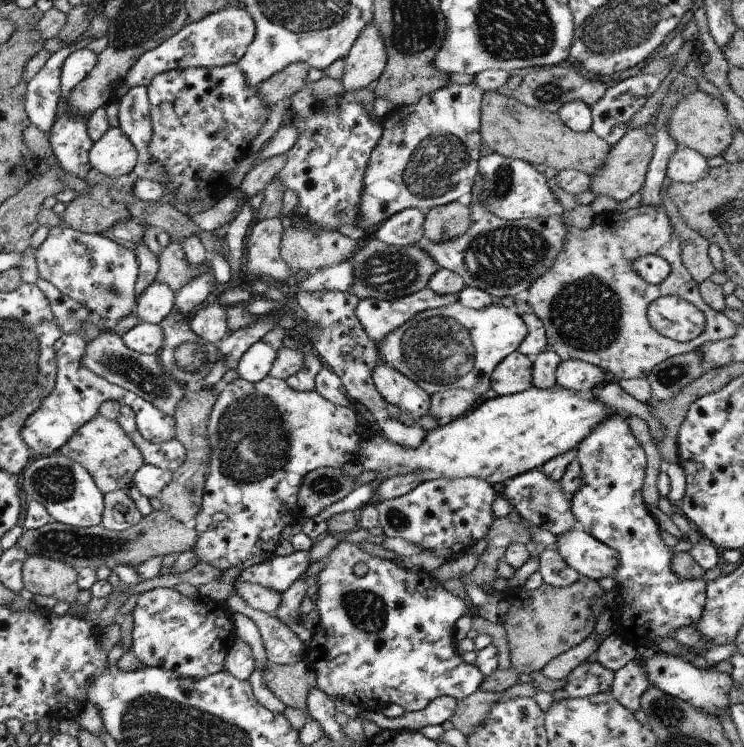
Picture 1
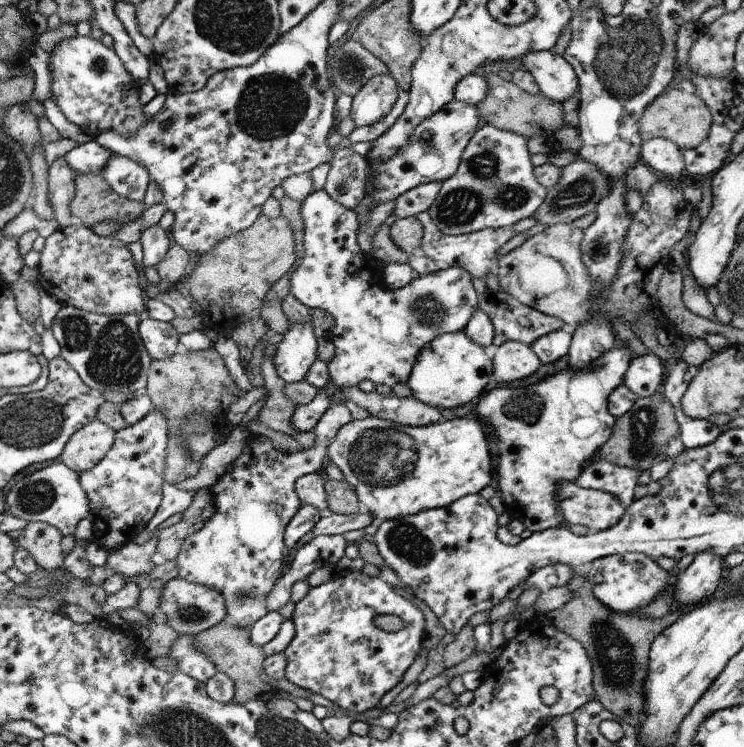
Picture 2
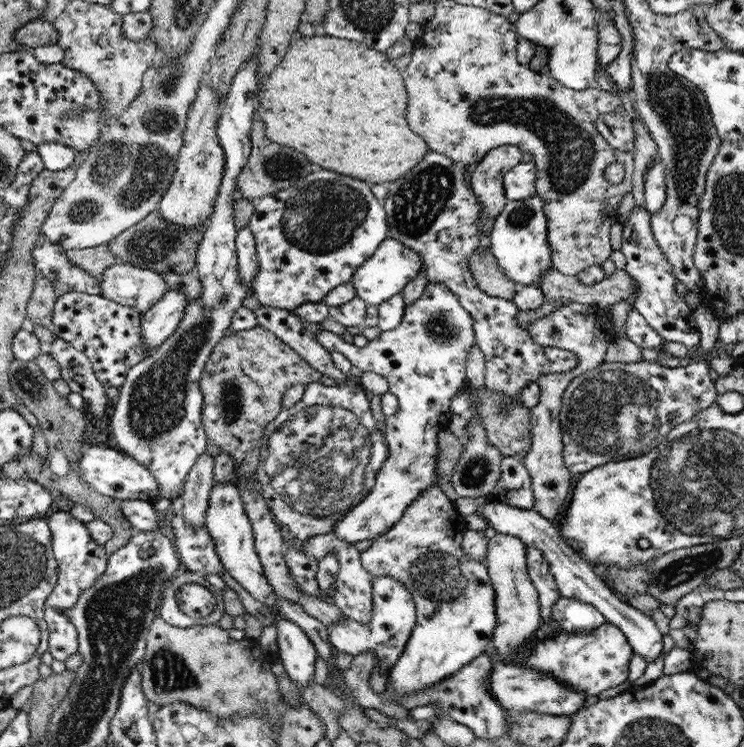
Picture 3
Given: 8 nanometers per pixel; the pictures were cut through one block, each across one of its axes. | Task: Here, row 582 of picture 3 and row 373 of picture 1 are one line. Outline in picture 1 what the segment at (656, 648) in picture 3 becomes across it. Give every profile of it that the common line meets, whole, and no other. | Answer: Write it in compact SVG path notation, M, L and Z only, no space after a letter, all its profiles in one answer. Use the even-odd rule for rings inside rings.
M570 359L560 361L556 369L557 384L563 389L592 393L607 383L605 372L595 364Z

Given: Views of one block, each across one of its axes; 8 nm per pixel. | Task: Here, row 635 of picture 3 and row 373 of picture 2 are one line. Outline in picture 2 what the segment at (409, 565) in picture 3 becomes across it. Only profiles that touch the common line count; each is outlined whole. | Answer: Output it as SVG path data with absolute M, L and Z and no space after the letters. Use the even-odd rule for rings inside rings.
M457 331L438 336L419 353L408 378L413 397L440 410L452 409L474 402L481 396L493 376L491 350L485 350L464 332Z

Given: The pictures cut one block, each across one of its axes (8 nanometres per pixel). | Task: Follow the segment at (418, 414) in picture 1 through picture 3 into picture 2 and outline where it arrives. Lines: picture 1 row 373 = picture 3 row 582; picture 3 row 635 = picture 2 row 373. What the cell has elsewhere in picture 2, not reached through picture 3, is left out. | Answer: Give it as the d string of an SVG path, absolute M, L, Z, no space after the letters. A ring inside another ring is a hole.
M321 189L320 191L314 191L304 201L301 207L301 218L303 221L304 229L304 258L298 260L299 265L294 270L292 276L290 276L290 293L299 301L302 302L309 310L311 309L323 309L330 313L336 321L336 325L332 328L328 339L334 345L334 358L327 363L327 370L329 371L329 378L334 381L336 387L340 390L344 385L359 385L364 380L370 380L376 385L387 385L393 388L397 384L407 384L411 371L414 369L416 360L419 358L419 353L428 345L432 340L435 340L438 336L462 331L465 329L466 324L470 321L472 314L479 308L479 295L474 290L473 279L471 275L464 271L460 267L442 266L440 270L433 274L425 276L419 276L415 280L412 280L407 286L403 288L390 291L388 288L384 288L381 284L381 278L383 276L383 264L380 264L372 256L364 255L357 244L357 227L359 226L359 218L356 211L347 210L344 206L335 202L328 194Z

